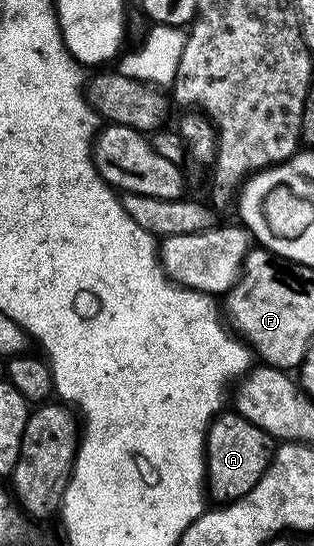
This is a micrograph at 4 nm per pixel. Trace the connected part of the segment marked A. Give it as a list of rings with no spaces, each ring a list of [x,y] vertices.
[[[220,413],[211,421],[207,431],[207,473],[205,476],[205,491],[215,498],[216,504],[233,503],[236,499],[245,497],[253,485],[263,476],[263,472],[271,465],[271,456],[275,454],[276,440],[271,438],[253,421],[238,413]]]

